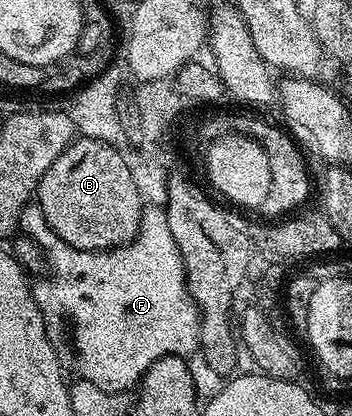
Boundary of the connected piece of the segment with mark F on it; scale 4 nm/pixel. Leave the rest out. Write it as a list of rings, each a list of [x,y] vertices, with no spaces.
[[[36,201],[27,203],[20,213],[18,226],[25,238],[36,241],[42,247],[48,264],[50,279],[33,284],[34,300],[42,311],[49,334],[57,337],[62,322],[67,319],[74,330],[74,355],[78,358],[78,375],[96,385],[102,391],[129,392],[129,387],[139,382],[146,370],[158,359],[169,355],[190,357],[198,351],[201,315],[195,296],[186,288],[186,270],[176,241],[172,241],[172,229],[168,229],[168,217],[161,206],[147,206],[142,213],[142,225],[137,235],[121,247],[108,251],[81,251],[68,245],[44,221],[44,213]]]

